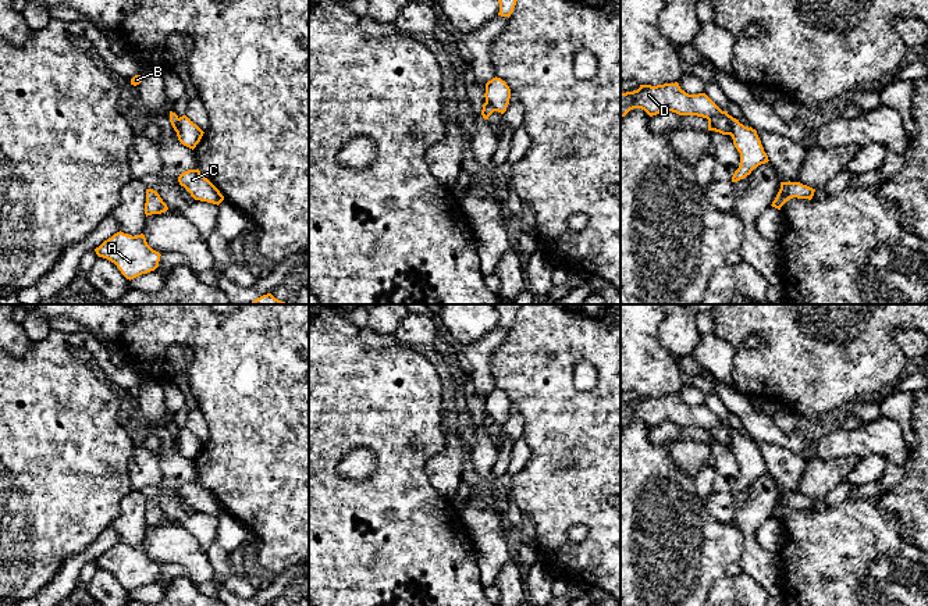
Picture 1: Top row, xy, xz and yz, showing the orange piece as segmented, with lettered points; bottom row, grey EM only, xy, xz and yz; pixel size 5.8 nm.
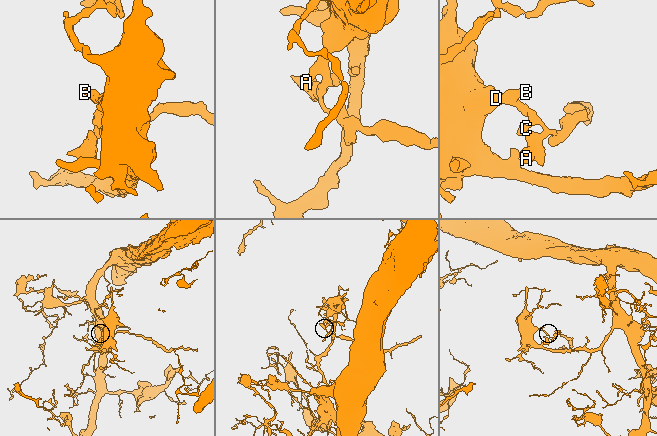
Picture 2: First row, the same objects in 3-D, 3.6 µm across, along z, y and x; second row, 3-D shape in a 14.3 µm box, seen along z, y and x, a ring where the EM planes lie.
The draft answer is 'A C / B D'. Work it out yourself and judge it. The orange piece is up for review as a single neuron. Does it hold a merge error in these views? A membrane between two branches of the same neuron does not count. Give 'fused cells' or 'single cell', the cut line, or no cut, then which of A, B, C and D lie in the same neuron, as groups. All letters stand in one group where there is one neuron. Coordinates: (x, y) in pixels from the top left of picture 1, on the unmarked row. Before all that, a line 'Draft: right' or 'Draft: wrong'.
Draft: right
fused cells; cut yz (728, 427), (732, 435), (732, 446); groups A C / B D

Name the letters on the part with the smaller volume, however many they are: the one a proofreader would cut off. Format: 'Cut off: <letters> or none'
Cut off: A, C

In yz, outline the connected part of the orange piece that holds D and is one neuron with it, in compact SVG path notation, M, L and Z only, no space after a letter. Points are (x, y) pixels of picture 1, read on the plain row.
M679 395L640 396L637 402L621 404L621 429L630 421L641 420L650 428L664 421L679 427L697 427L708 431L708 442L732 448L728 423L722 423L705 404L689 406Z

